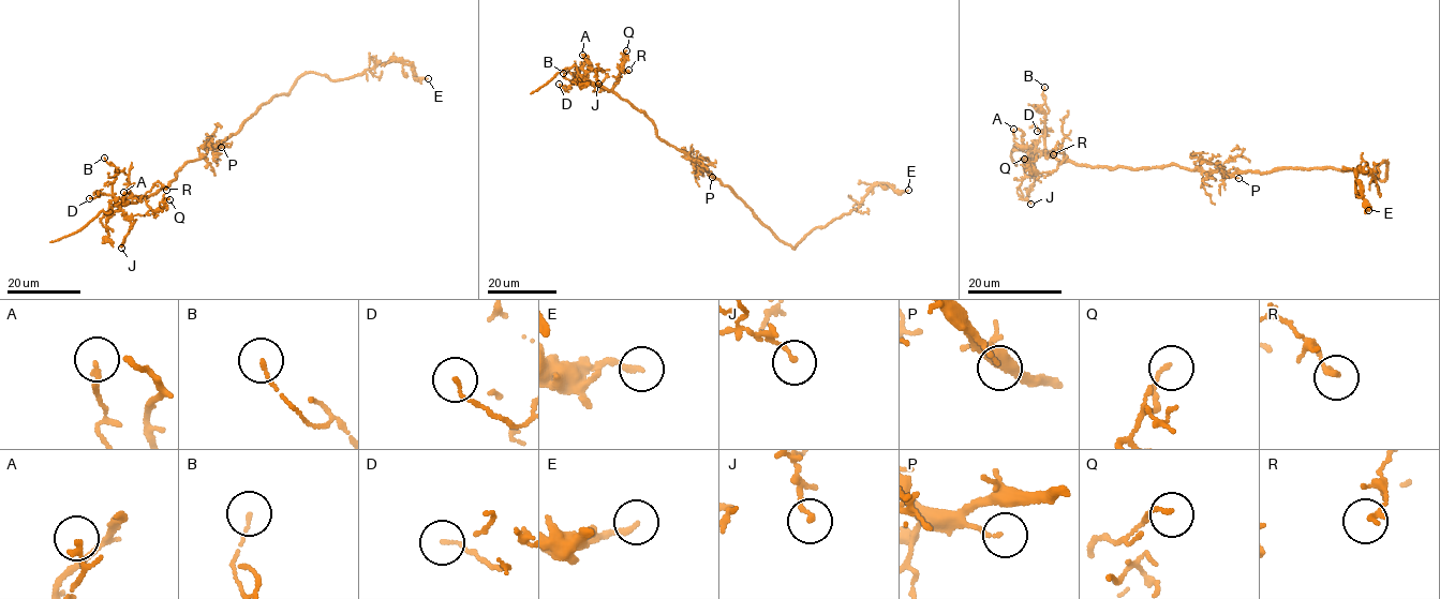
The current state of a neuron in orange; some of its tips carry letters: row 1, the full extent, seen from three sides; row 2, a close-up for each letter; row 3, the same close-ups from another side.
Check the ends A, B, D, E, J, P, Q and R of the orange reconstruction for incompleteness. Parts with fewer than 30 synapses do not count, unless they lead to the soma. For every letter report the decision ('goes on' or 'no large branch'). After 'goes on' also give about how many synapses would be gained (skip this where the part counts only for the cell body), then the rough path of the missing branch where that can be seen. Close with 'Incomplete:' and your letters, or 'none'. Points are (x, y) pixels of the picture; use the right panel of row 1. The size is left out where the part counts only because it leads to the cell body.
A: no large branch
B: no large branch
D: no large branch
E: no large branch
J: no large branch
P: no large branch
Q: no large branch
R: no large branch
Incomplete: none

